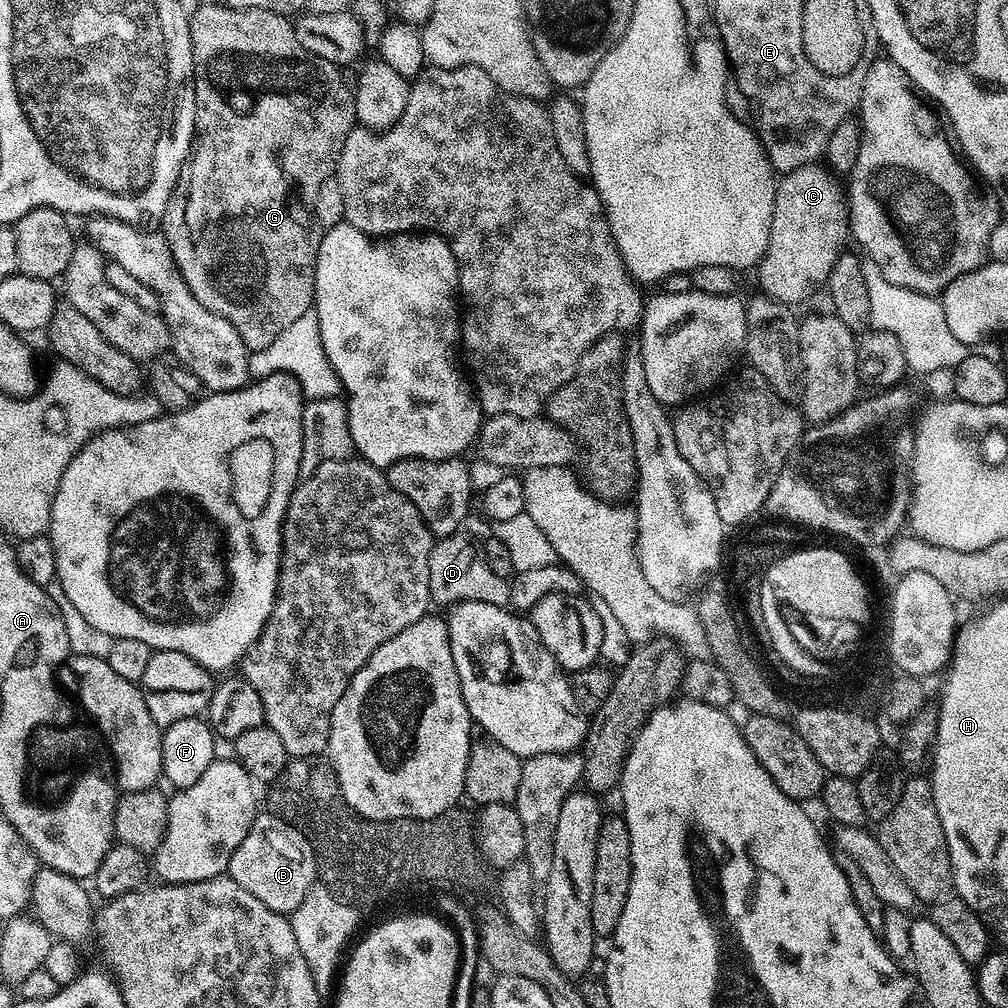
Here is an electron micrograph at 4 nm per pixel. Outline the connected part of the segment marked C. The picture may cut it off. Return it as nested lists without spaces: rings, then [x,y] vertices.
[[[820,162],[806,164],[779,177],[770,238],[758,265],[759,291],[763,295],[796,306],[799,300],[827,285],[834,262],[845,251],[844,243],[850,240],[846,188],[840,180],[832,168]]]

